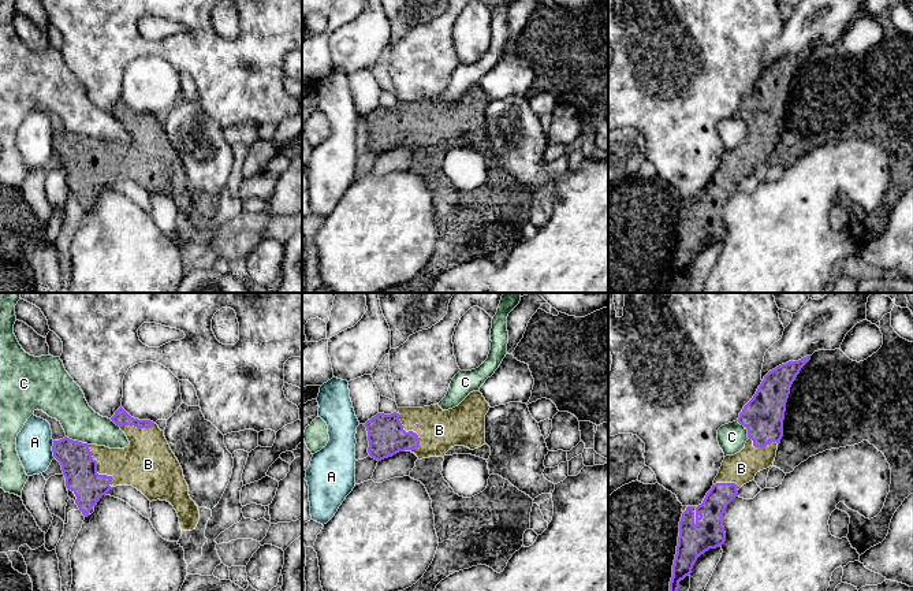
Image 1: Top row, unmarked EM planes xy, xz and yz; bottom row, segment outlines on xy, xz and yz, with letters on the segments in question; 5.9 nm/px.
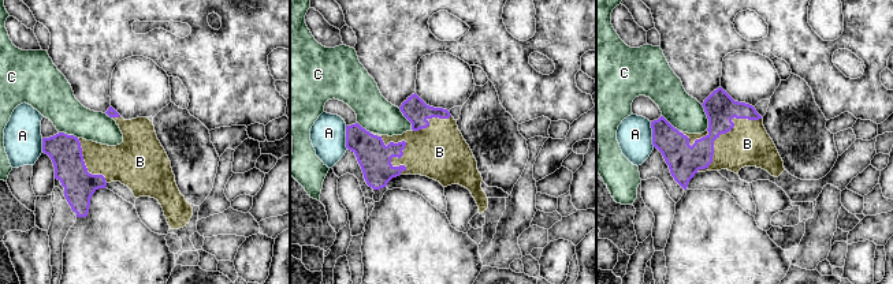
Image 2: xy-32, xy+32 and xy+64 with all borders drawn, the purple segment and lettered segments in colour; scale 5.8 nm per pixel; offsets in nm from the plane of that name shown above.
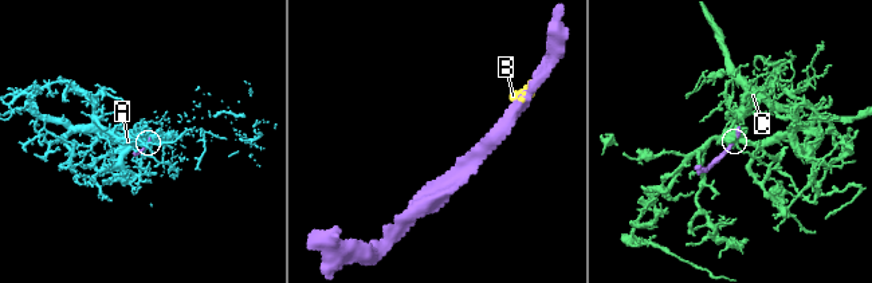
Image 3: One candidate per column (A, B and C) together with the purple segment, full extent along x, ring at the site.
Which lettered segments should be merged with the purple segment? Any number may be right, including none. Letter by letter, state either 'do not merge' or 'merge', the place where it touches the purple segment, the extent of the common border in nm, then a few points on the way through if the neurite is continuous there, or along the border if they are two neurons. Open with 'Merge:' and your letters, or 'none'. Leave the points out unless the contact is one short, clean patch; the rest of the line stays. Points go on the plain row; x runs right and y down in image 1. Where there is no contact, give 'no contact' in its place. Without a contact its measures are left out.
Merge: B
A: do not merge | xy (52, 142) | 110 nm | along xy (52, 134), (52, 148), (55, 151)
B: merge | xz (409, 125) | 260 nm
C: do not merge | xy (77, 134) | 150 nm

